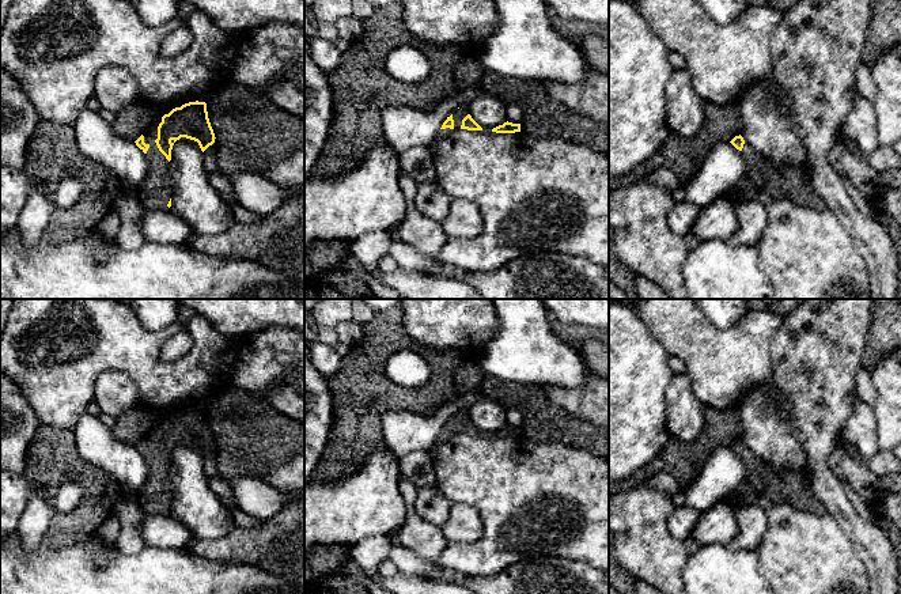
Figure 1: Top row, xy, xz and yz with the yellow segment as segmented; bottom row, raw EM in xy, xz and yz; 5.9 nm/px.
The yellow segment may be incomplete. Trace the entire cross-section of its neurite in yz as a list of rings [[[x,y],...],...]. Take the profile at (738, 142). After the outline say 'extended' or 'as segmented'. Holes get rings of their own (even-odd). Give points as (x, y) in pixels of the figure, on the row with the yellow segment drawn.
[[[741,135],[730,143],[746,159],[746,175],[724,194],[732,204],[754,200],[766,205],[769,201],[785,198],[799,207],[815,211],[826,209],[825,201],[805,181],[803,164],[776,169],[758,155]]] | extended

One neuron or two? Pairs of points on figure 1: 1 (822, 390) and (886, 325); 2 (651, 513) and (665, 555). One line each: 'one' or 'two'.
1: two
2: one

